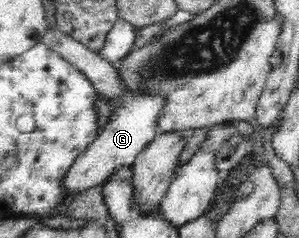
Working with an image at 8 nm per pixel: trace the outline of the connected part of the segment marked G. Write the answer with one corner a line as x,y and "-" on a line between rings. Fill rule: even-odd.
57,26
52,30
47,29
41,40
49,49
55,50
64,60
84,72
86,78
96,89
96,95
101,98
101,104
111,106
109,118
104,122
99,136
91,146
88,146
87,150
84,150
84,153
76,158
64,177
65,191
78,194
84,192
85,189
108,181
115,170
132,168
135,158
139,156
140,152
146,146
150,146
152,140
156,140
158,117
166,106
166,95
132,93
132,90
122,82
120,71
117,70
116,65
104,61
98,53
92,52
69,34
64,34

